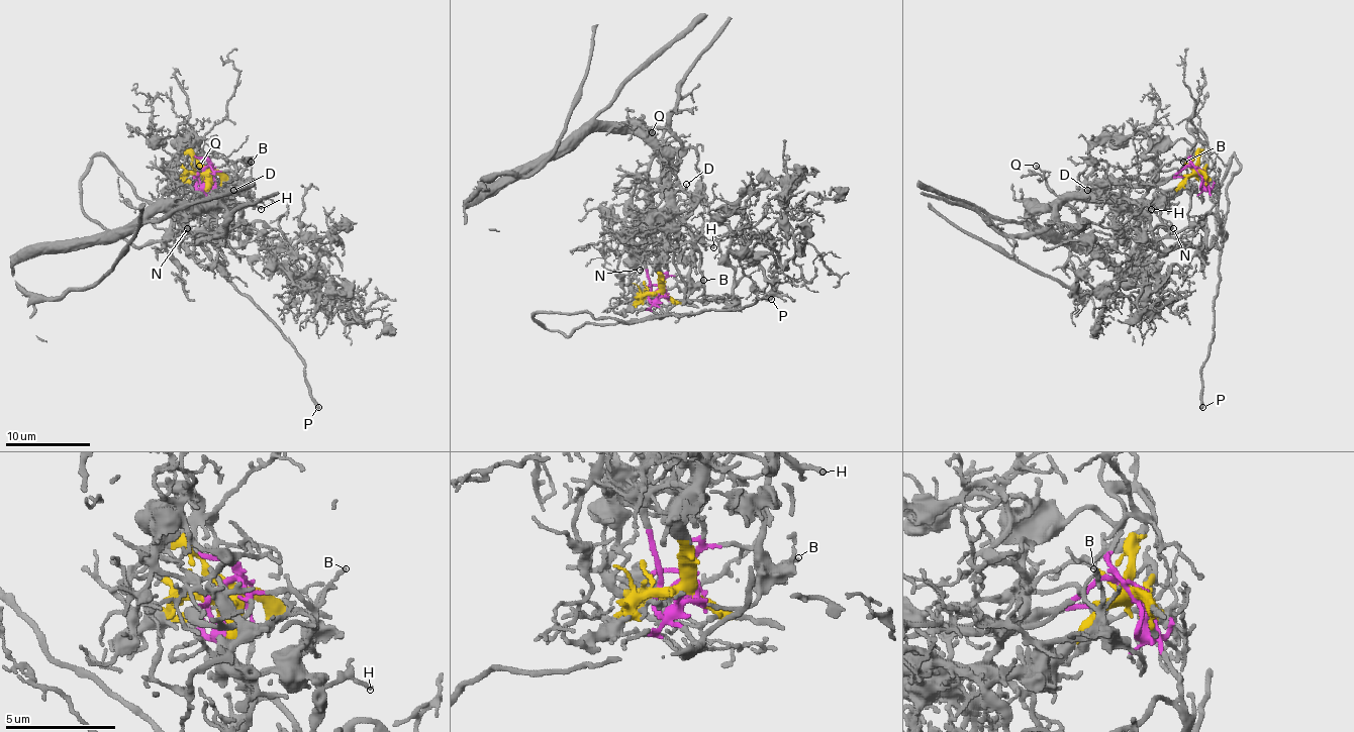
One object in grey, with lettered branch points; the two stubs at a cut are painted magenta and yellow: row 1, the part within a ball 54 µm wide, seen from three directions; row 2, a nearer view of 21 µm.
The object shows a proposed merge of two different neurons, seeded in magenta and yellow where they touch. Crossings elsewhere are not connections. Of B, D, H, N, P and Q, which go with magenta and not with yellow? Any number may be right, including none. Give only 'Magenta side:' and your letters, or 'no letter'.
Magenta side: B, P

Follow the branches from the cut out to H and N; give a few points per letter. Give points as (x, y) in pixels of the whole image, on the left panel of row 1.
H: (204, 171), (206, 195), (210, 199), (233, 199), (243, 207), (253, 205), (262, 209)
N: (204, 171), (206, 195), (210, 201), (197, 199), (191, 205), (187, 228)

